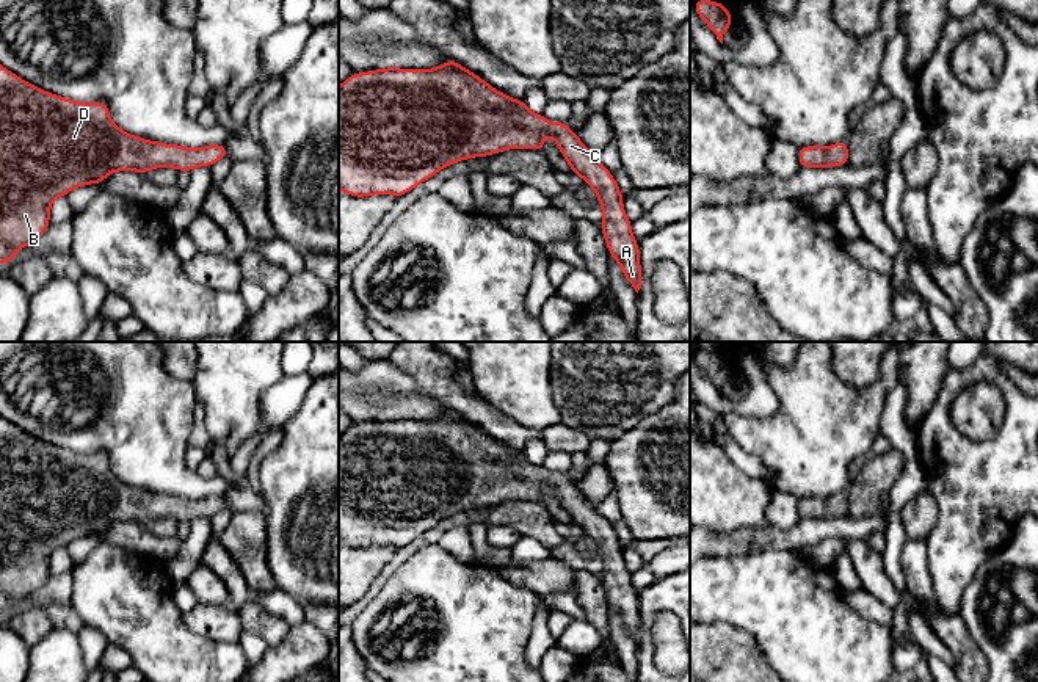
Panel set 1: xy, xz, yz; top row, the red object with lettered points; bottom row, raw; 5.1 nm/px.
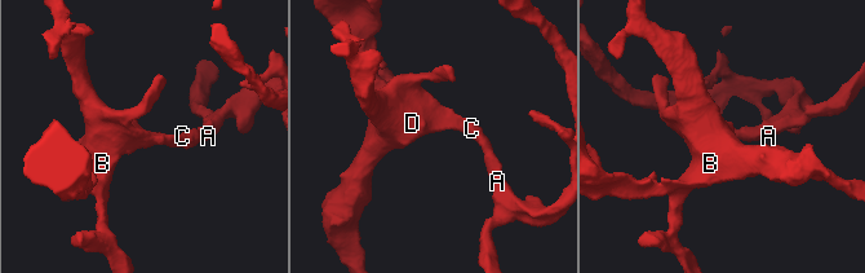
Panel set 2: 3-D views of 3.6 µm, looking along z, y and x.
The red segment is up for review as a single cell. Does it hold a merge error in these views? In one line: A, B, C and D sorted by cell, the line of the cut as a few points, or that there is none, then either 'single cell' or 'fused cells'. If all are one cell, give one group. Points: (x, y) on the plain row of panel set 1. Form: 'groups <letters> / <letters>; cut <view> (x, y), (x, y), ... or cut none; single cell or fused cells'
groups A B C D; cut none; single cell

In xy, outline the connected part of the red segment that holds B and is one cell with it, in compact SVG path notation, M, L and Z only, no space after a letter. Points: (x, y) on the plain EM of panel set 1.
M0 417L0 615L13 613L16 604L36 593L50 575L50 555L74 539L103 535L116 522L136 522L146 525L155 519L193 522L198 517L213 517L227 508L224 495L209 495L193 500L133 488L119 480L110 469L105 453L82 455L44 442L14 423Z

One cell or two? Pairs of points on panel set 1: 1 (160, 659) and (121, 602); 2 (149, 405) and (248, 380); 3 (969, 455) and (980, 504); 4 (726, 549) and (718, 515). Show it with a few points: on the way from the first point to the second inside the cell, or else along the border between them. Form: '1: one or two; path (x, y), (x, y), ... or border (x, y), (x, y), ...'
1: one; path (160, 645), (135, 616)
2: two; border (190, 381), (198, 402)
3: one; path (969, 467), (969, 477), (980, 491)
4: two; border (706, 530), (714, 530), (720, 535)

